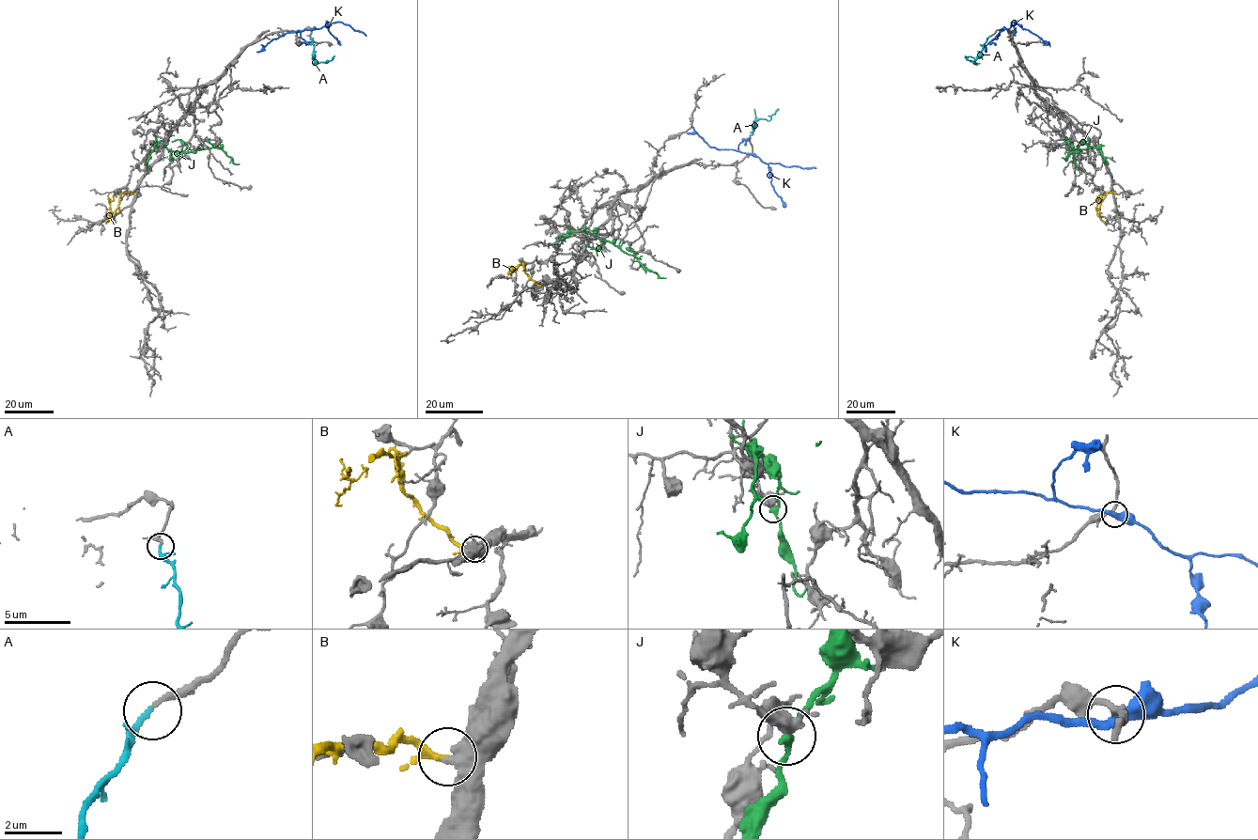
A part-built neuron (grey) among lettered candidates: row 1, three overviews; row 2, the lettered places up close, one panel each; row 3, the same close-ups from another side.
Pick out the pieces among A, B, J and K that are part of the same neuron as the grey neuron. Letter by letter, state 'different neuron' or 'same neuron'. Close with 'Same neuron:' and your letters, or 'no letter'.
A: same neuron
B: different neuron
J: different neuron
K: different neuron
Same neuron: A

